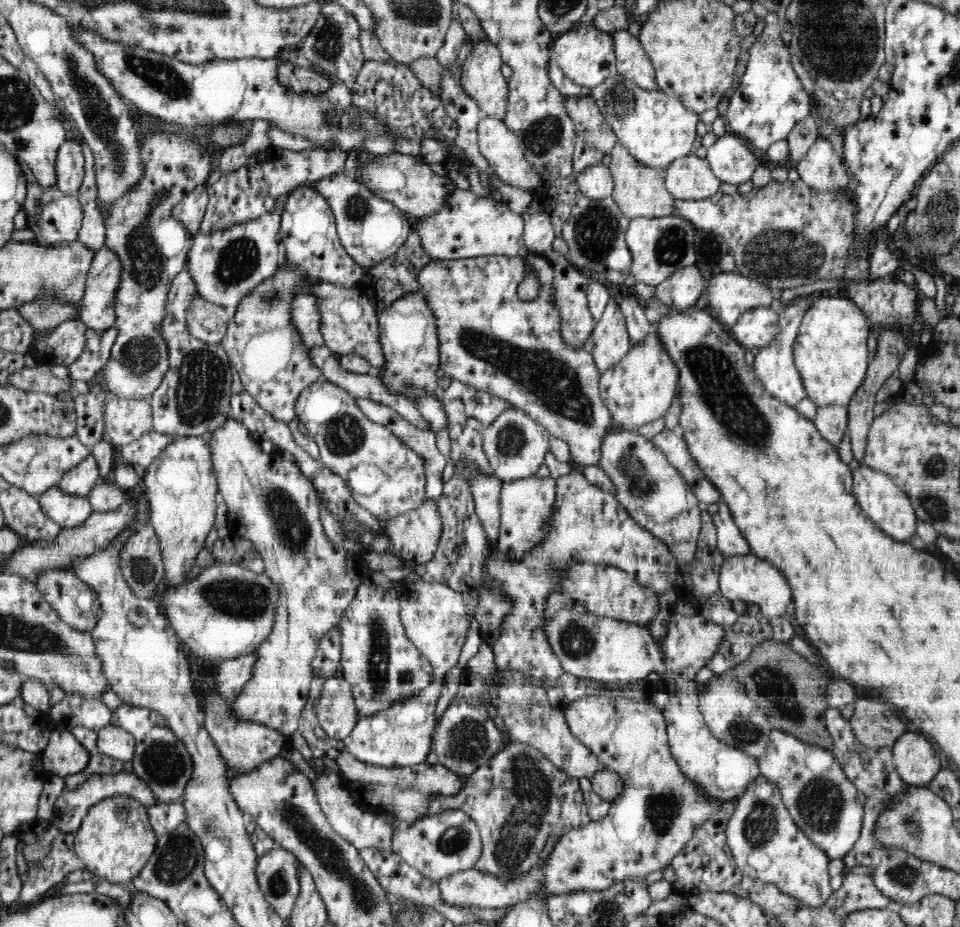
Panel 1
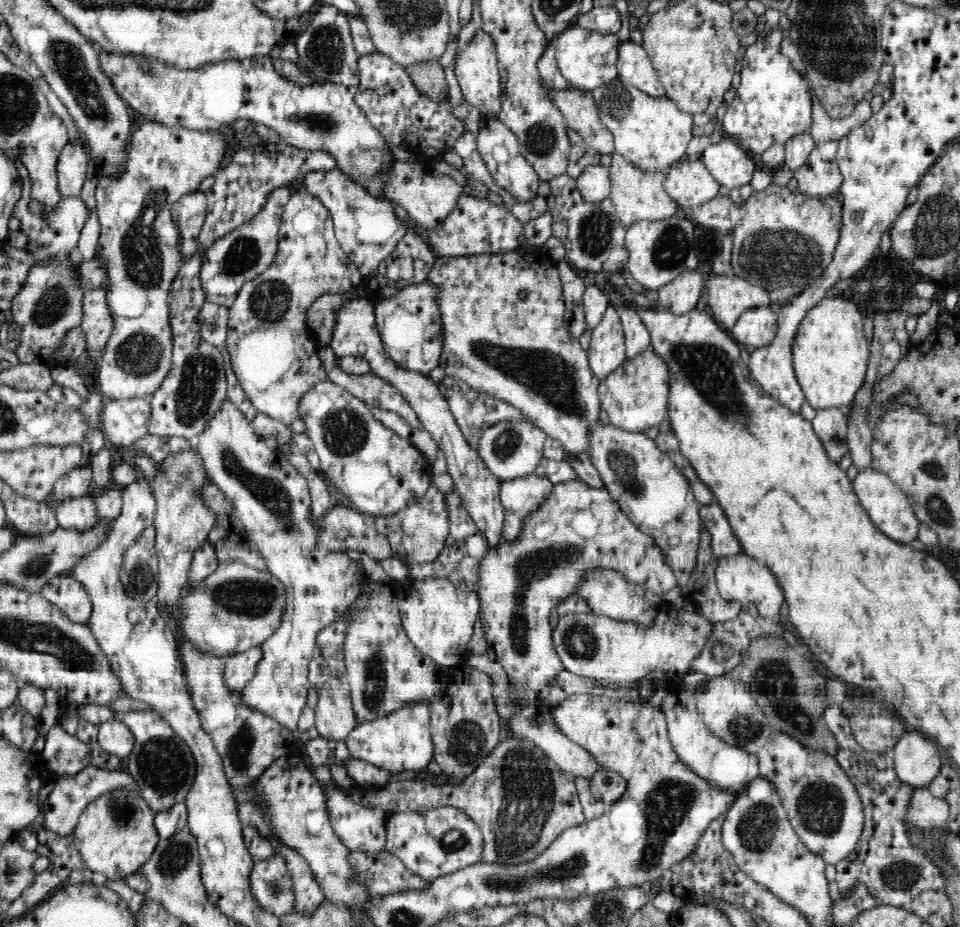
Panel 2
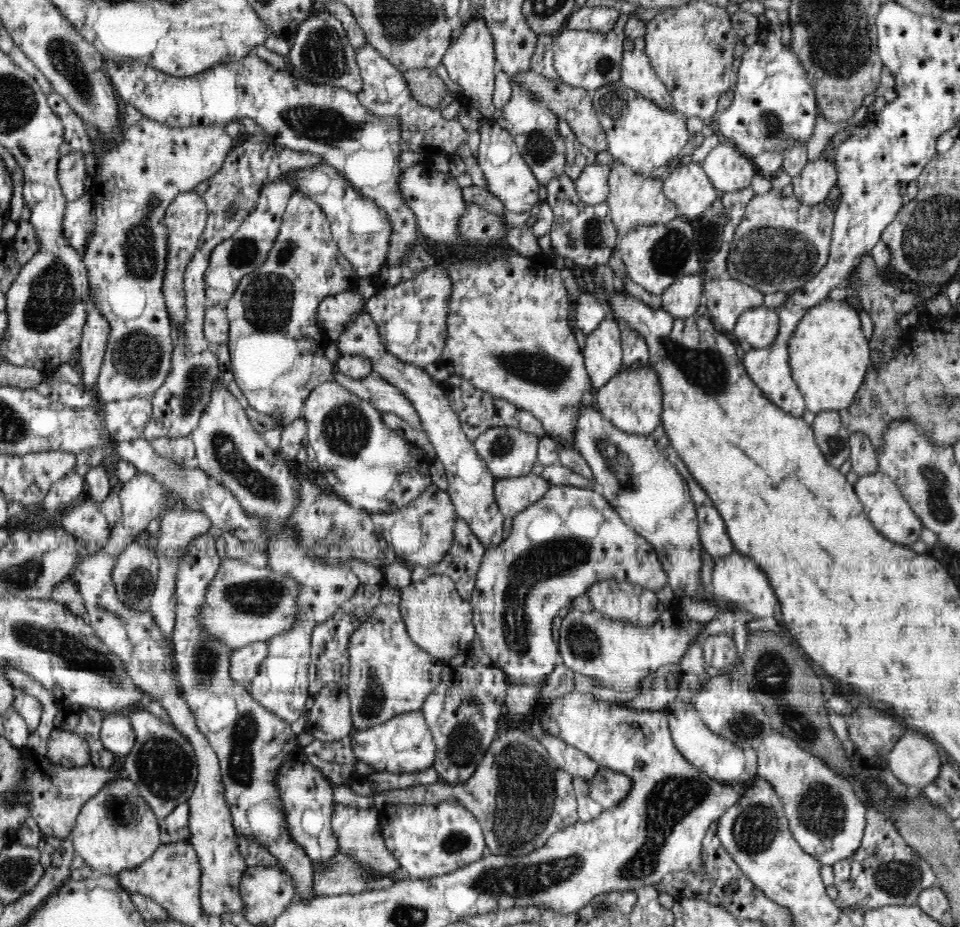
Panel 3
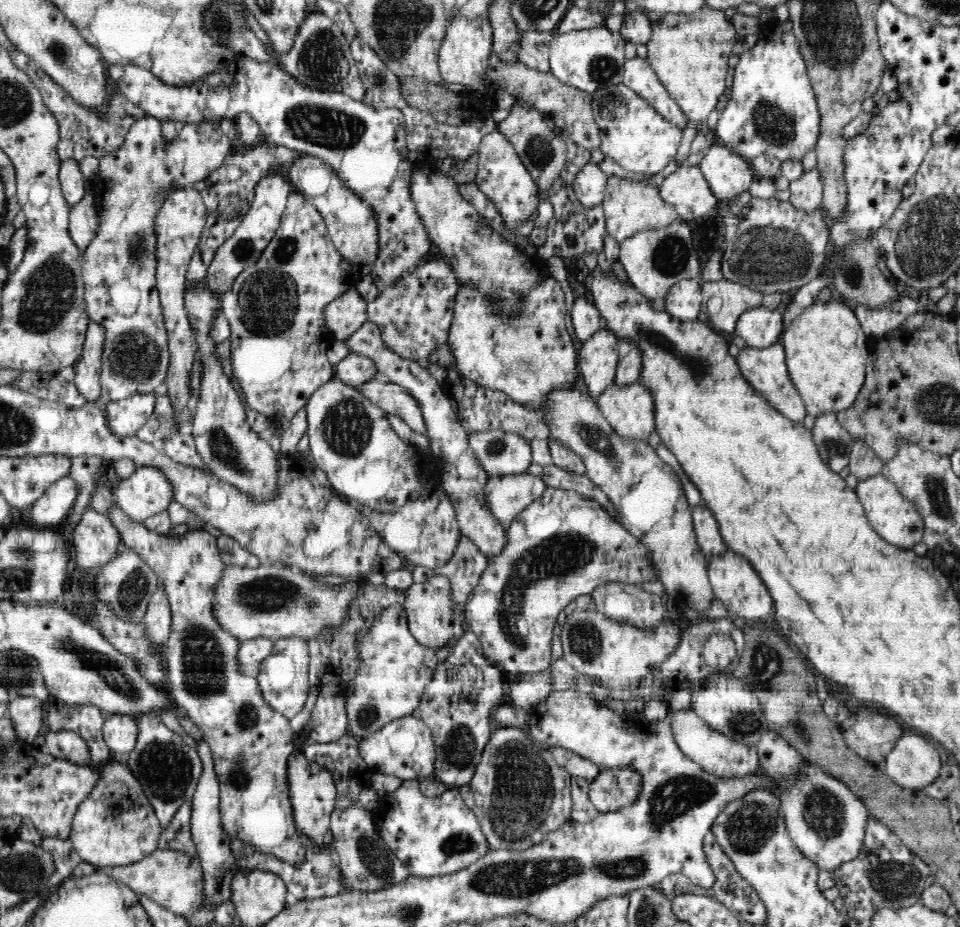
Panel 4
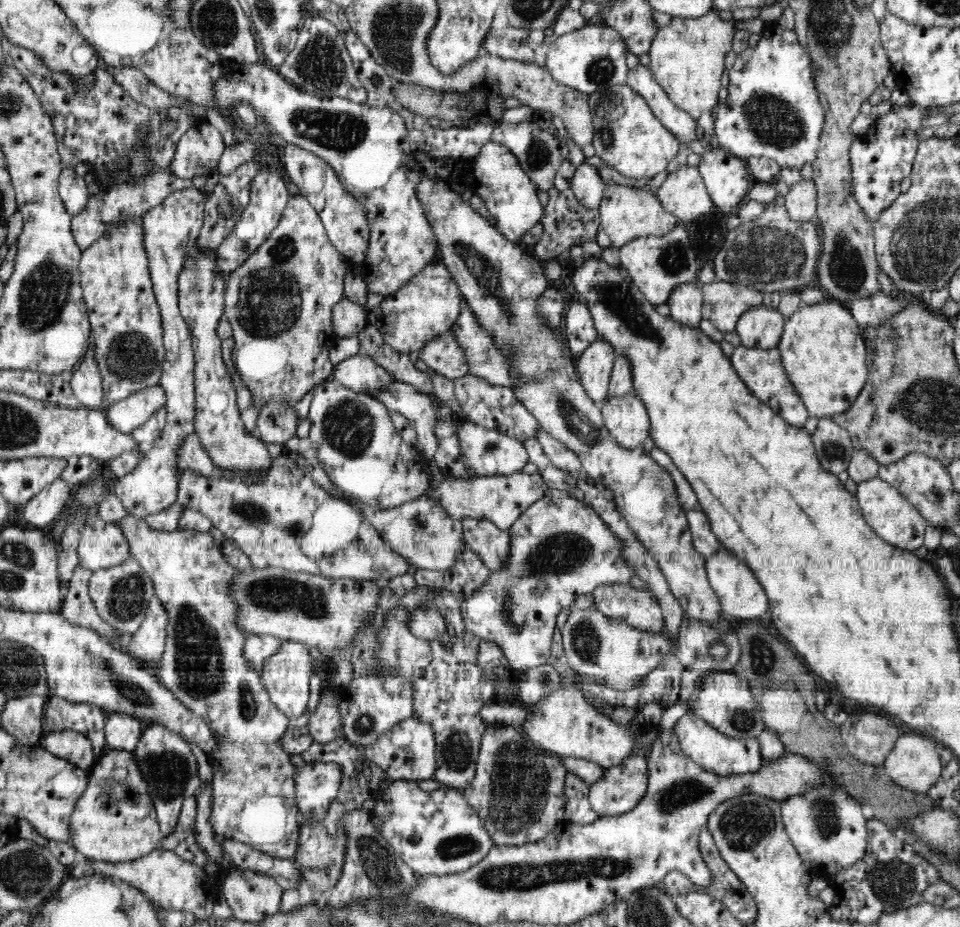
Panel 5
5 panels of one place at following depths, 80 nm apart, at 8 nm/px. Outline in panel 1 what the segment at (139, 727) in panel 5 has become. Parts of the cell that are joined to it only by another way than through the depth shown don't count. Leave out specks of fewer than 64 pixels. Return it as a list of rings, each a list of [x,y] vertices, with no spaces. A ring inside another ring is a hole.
[[[109,723],[97,730],[97,748],[101,754],[130,764],[135,752],[135,739],[120,726]]]

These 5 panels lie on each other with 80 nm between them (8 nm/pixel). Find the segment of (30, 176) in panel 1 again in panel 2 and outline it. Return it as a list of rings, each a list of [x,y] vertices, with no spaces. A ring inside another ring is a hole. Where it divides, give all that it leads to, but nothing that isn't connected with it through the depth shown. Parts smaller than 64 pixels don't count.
[[[15,158],[13,165],[16,166],[20,182],[25,184],[25,187],[23,187],[23,196],[20,197],[18,204],[16,204],[12,217],[14,216],[20,220],[19,232],[27,236],[26,249],[30,249],[31,254],[35,254],[37,258],[76,253],[80,232],[86,222],[86,218],[88,218],[86,203],[82,202],[80,197],[62,197],[60,202],[56,204],[54,212],[48,218],[43,218],[43,214],[39,214],[38,216],[30,213],[28,211],[28,204],[30,204],[31,200],[31,181],[28,180],[29,174],[27,173],[27,168],[20,160]]]

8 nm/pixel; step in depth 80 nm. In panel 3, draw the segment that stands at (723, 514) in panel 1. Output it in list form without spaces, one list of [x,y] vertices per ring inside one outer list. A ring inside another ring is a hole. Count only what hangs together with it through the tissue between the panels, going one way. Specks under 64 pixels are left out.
[[[712,504],[697,505],[695,508],[703,549],[712,557],[723,557],[735,548],[728,537],[723,518]]]

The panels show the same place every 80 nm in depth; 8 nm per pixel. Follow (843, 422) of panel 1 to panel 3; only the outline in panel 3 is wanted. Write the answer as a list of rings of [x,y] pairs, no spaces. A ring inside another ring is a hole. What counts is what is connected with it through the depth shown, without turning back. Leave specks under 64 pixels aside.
[[[838,411],[819,412],[811,424],[816,444],[824,458],[837,469],[849,459],[849,430],[842,425]]]

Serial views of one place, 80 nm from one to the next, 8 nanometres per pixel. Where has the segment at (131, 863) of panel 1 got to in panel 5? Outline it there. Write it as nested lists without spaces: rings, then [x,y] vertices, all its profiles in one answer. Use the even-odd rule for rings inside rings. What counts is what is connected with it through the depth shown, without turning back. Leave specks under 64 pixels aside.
[[[107,751],[89,769],[88,785],[69,822],[69,842],[92,861],[135,861],[159,847],[162,838],[157,813],[134,752]]]

